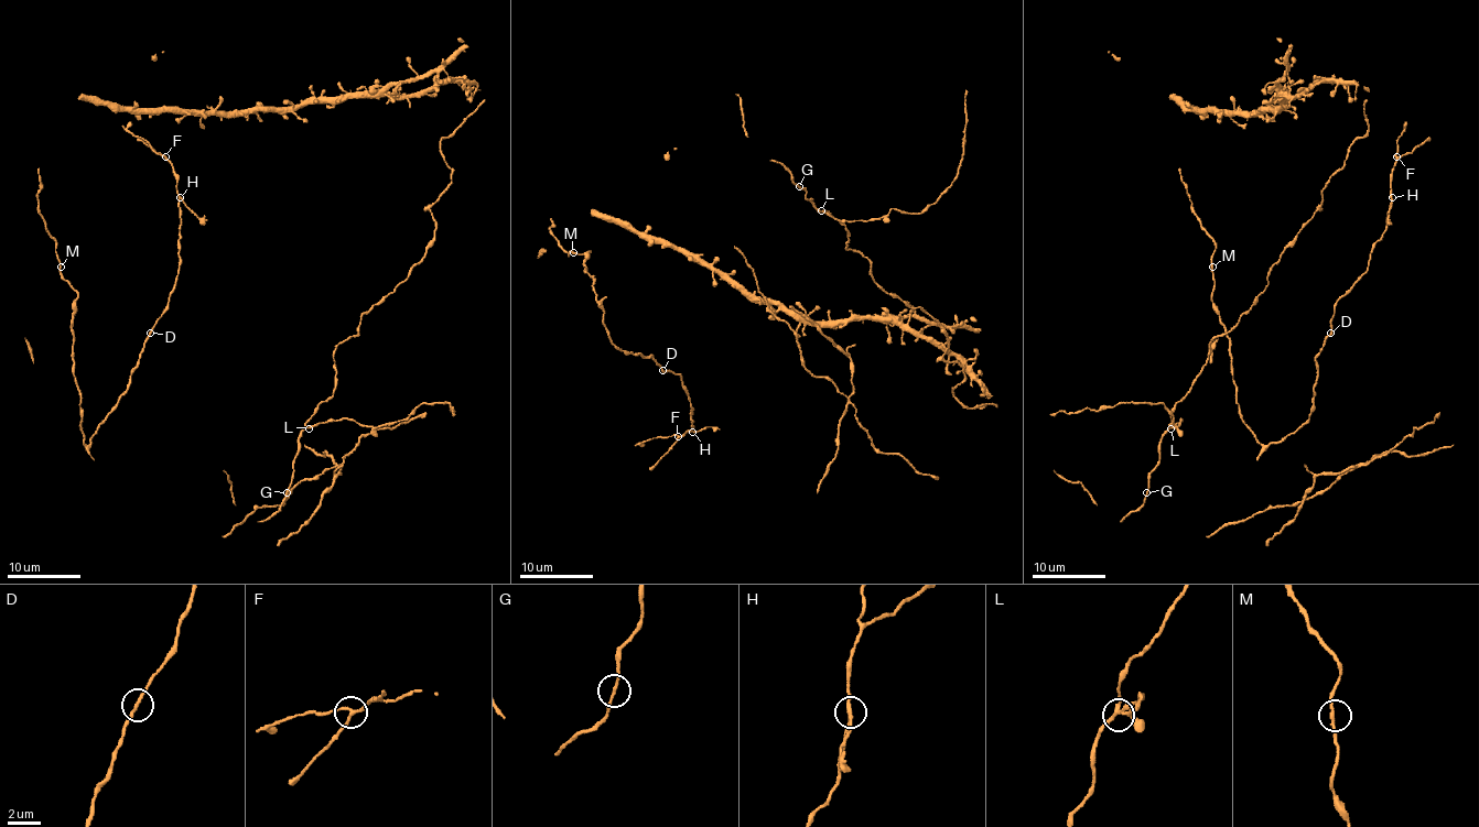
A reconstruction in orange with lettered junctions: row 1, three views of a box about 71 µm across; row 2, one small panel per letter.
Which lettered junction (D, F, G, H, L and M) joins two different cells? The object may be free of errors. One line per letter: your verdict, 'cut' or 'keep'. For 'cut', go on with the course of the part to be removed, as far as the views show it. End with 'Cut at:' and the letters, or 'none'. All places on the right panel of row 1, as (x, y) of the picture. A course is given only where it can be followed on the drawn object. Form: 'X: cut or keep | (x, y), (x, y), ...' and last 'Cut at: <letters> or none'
D: keep
F: keep
G: keep
H: cut | (1391, 197), (1390, 220)
L: keep
M: keep
Cut at: H

